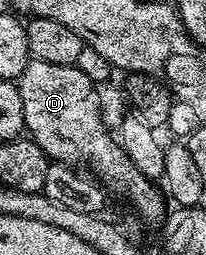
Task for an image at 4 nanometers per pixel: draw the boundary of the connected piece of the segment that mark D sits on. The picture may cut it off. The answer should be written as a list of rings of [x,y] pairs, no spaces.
[[[34,58],[16,79],[16,85],[24,108],[25,133],[40,144],[51,163],[85,168],[91,175],[94,173],[93,177],[99,183],[107,182],[116,193],[123,194],[146,222],[158,224],[166,218],[168,202],[163,191],[133,166],[132,160],[122,150],[122,143],[105,126],[98,87],[78,65],[48,64]]]

